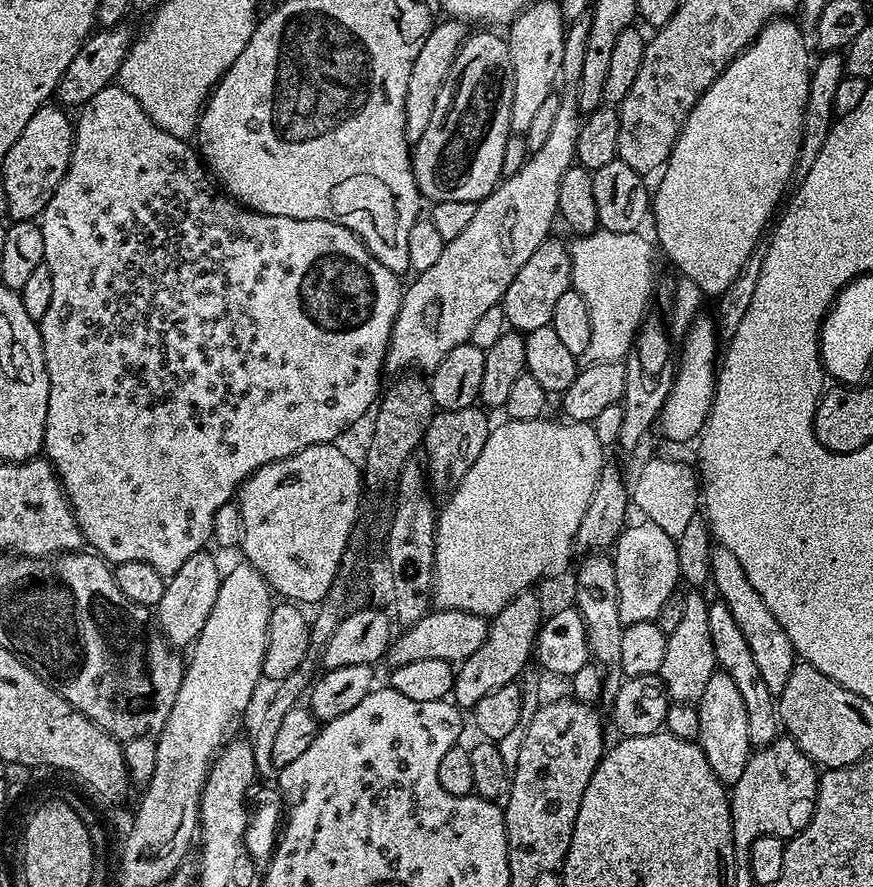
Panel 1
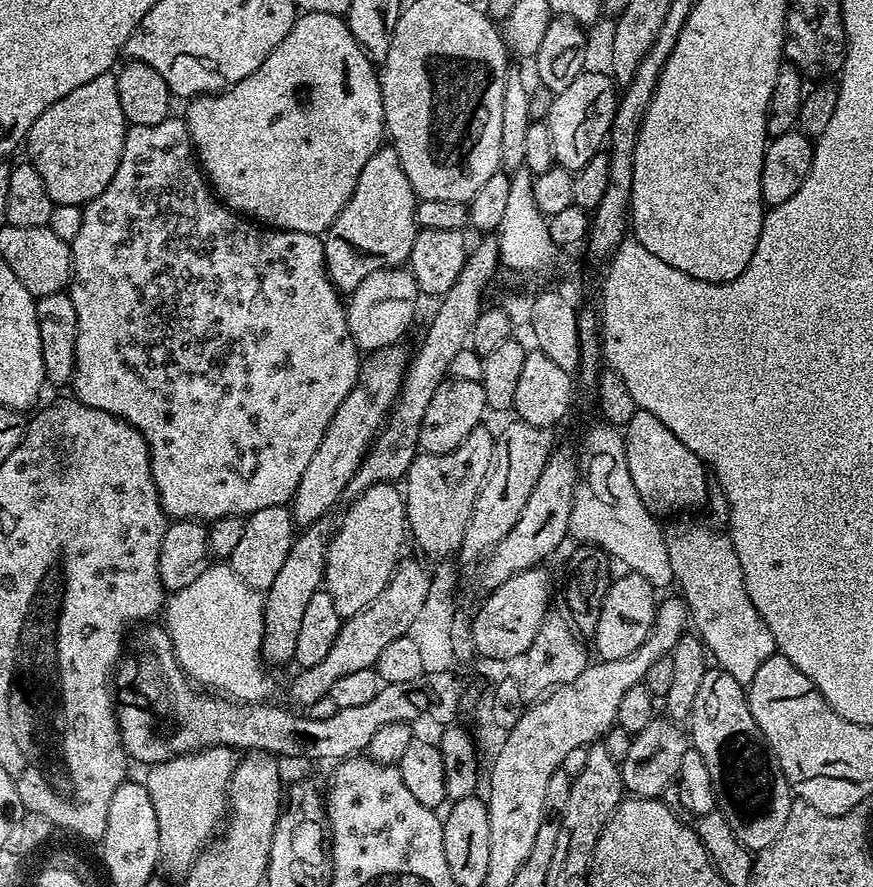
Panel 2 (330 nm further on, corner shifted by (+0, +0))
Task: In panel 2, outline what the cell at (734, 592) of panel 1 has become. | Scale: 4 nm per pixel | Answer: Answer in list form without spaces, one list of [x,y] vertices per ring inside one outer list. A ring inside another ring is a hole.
[[[676,520],[664,528],[666,554],[670,554],[670,570],[672,579],[678,585],[679,595],[688,605],[691,627],[699,636],[707,655],[714,661],[715,667],[726,670],[740,684],[747,686],[754,682],[754,673],[758,671],[766,658],[777,655],[774,634],[770,634],[770,626],[758,614],[758,606],[750,602],[750,594],[746,594],[746,578],[742,578],[742,562],[738,562],[738,554],[732,545],[732,537],[727,531],[719,532],[700,520]]]

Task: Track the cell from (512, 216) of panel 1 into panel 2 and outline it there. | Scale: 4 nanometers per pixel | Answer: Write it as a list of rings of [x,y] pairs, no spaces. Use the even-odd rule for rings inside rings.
[[[400,346],[382,348],[361,363],[360,377],[350,394],[342,398],[342,406],[334,410],[334,418],[330,418],[330,426],[326,426],[326,434],[322,442],[318,442],[318,450],[314,450],[314,458],[310,458],[310,466],[306,466],[306,474],[302,474],[302,482],[298,482],[296,495],[290,501],[292,518],[297,525],[307,526],[325,519],[328,511],[341,501],[350,478],[354,478],[362,458],[380,433],[380,425],[396,405],[410,363],[409,353],[402,349]]]

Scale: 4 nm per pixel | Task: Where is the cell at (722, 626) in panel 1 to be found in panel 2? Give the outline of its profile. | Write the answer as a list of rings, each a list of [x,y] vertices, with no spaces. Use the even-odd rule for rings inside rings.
[[[715,666],[709,667],[695,695],[690,715],[690,744],[695,752],[702,754],[706,766],[710,769],[710,778],[714,782],[718,810],[730,823],[735,837],[751,852],[764,849],[774,842],[782,832],[789,818],[790,806],[794,799],[778,762],[772,757],[762,730],[758,730],[758,722],[754,722],[754,714],[750,714],[748,693],[745,685],[740,684],[726,670]]]

